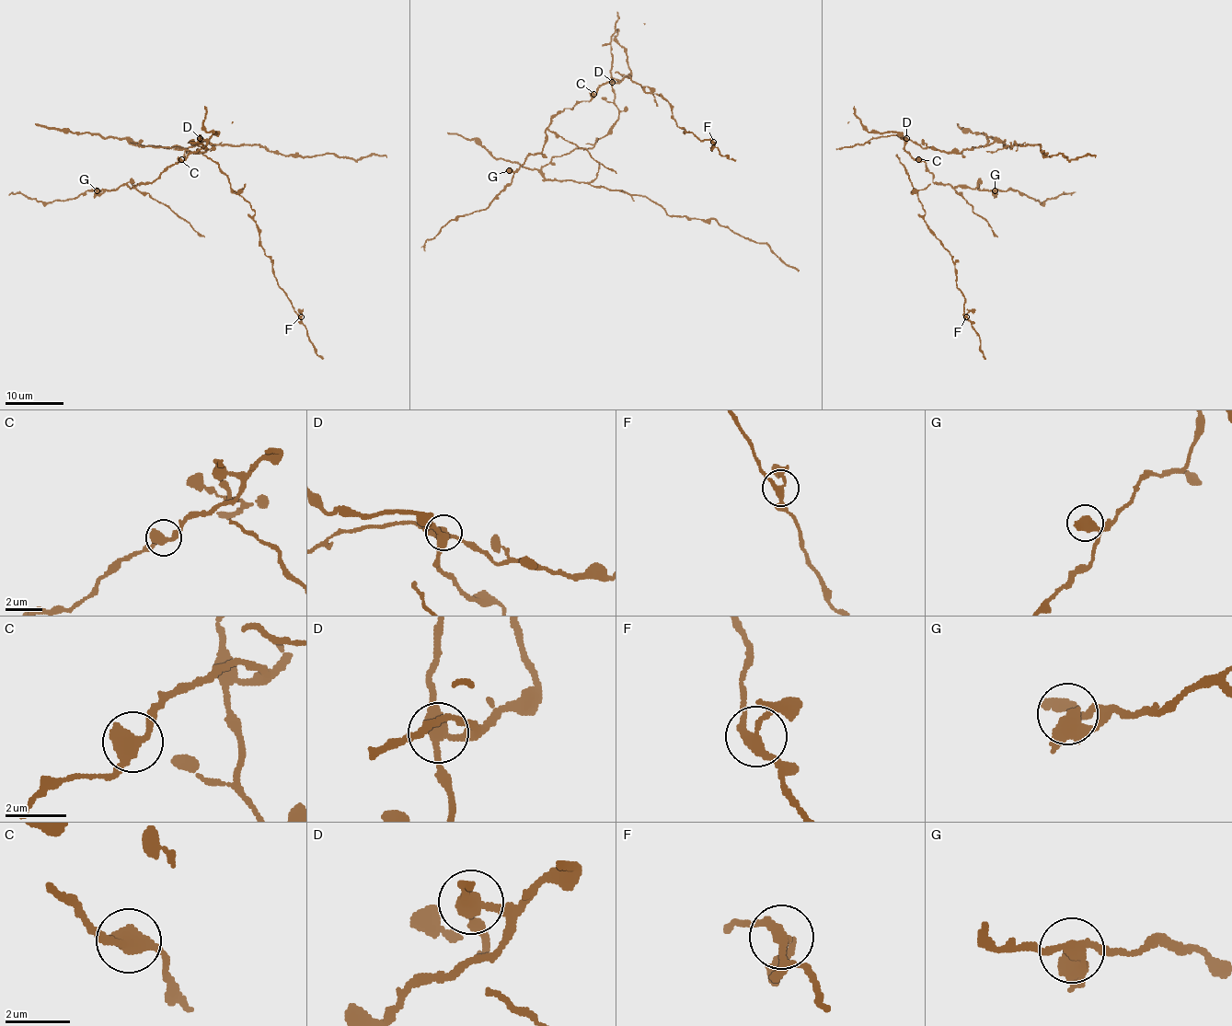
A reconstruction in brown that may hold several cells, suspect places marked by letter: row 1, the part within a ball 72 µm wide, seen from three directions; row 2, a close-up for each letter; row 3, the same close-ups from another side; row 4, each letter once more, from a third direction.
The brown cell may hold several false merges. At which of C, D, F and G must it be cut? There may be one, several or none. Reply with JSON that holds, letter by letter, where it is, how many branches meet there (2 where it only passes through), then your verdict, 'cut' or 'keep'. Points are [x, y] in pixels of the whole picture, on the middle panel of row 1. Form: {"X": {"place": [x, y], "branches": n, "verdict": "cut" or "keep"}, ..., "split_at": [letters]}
{"C": {"place": [593, 94], "branches": 2, "verdict": "keep"}, "D": {"place": [612, 82], "branches": 3, "verdict": "cut"}, "F": {"place": [713, 142], "branches": 3, "verdict": "keep"}, "G": {"place": [509, 170], "branches": 2, "verdict": "keep"}, "split_at": ["D"]}

